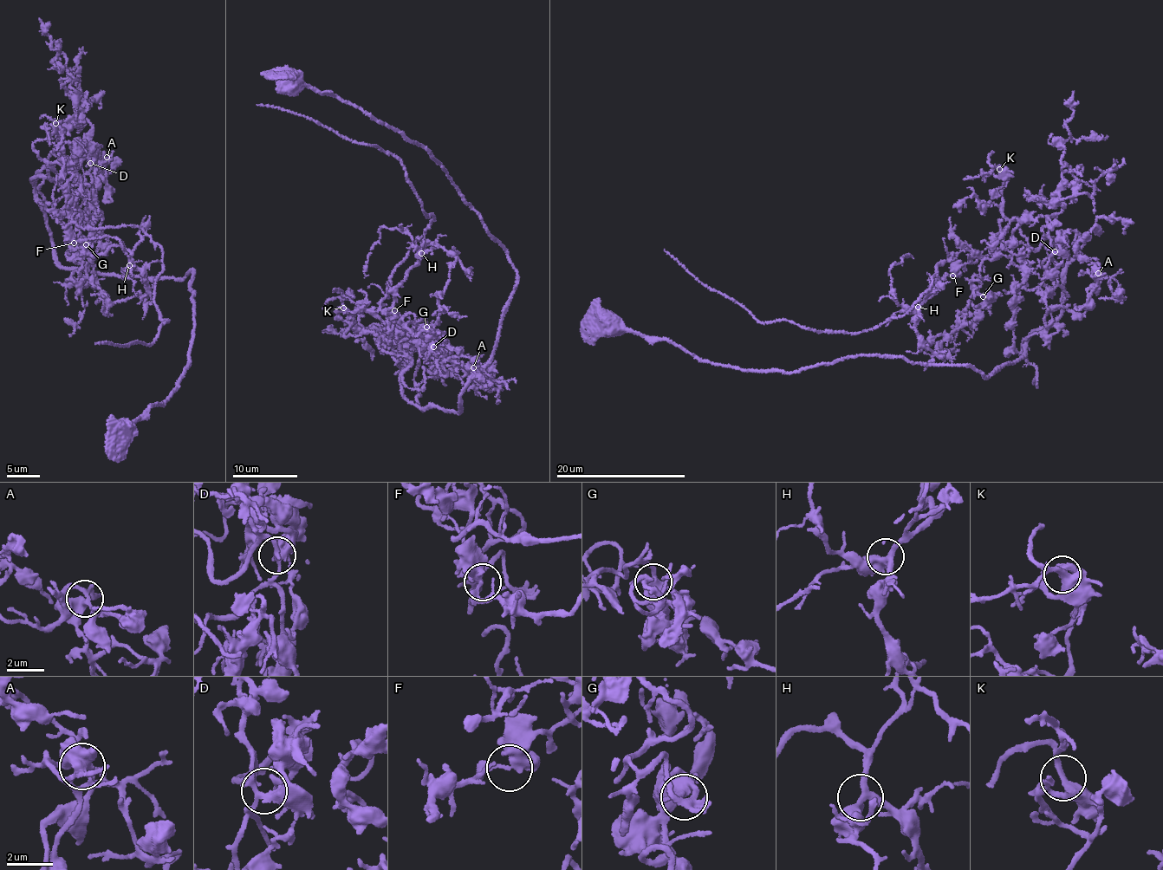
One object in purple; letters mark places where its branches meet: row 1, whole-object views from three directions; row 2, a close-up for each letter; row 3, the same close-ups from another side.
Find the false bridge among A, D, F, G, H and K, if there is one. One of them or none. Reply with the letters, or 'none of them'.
F

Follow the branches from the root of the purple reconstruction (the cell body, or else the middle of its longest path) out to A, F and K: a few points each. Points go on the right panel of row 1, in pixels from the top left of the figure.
A: (612, 325), (742, 369), (886, 354), (988, 376), (1061, 313), (1076, 236), (1098, 273)
F: (612, 325), (742, 369), (886, 354), (984, 376), (1048, 327), (1047, 278), (1011, 261), (1006, 228), (953, 275)
K: (612, 325), (742, 369), (886, 354), (993, 374), (1048, 327), (1047, 278), (998, 241), (999, 169)

